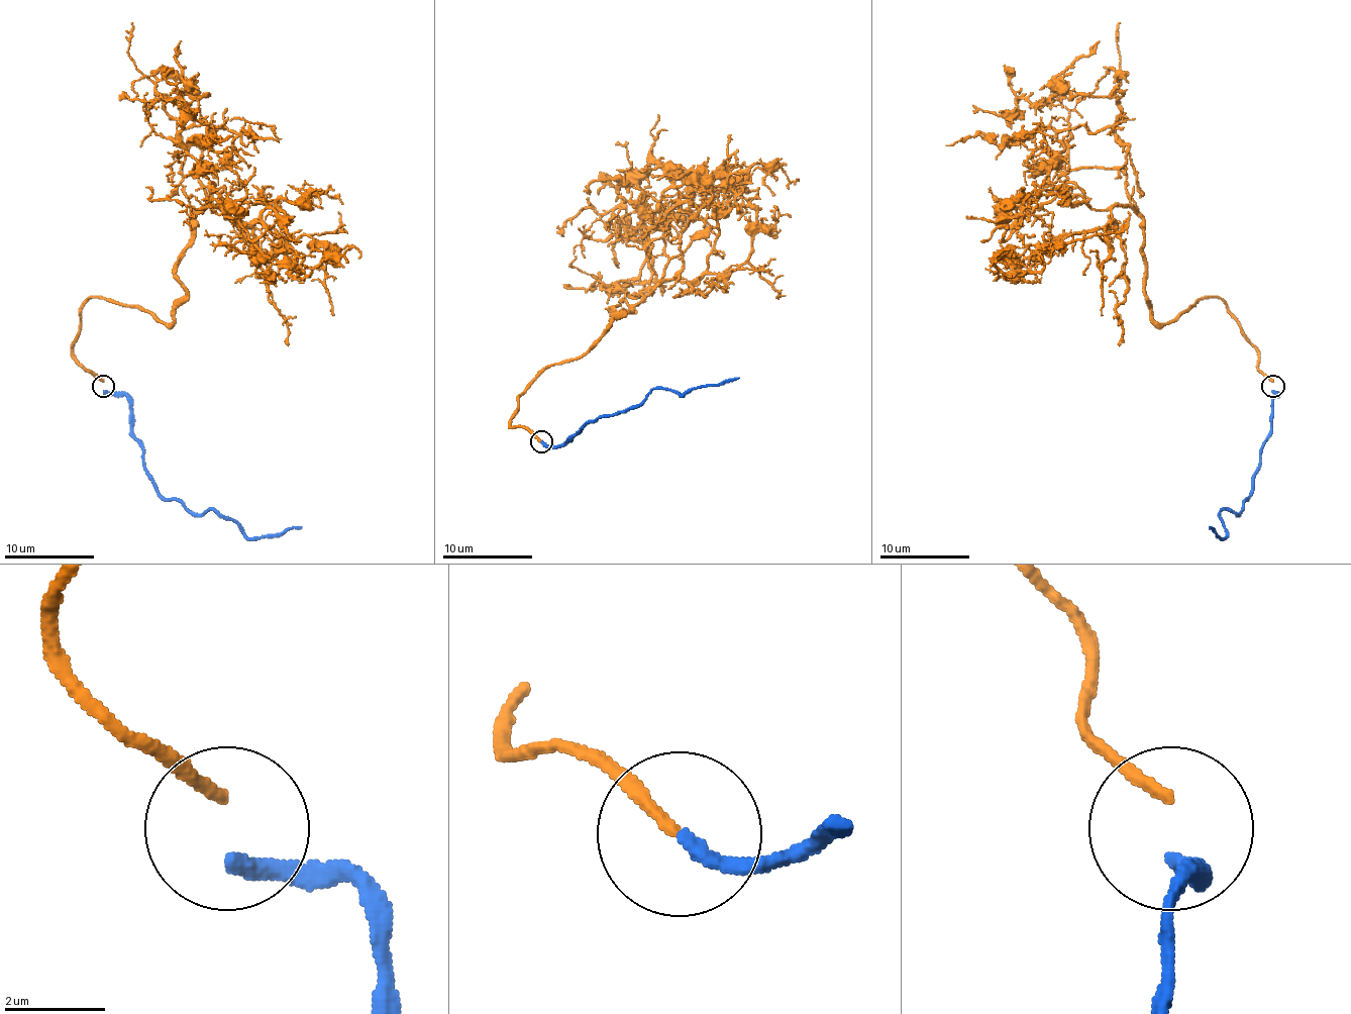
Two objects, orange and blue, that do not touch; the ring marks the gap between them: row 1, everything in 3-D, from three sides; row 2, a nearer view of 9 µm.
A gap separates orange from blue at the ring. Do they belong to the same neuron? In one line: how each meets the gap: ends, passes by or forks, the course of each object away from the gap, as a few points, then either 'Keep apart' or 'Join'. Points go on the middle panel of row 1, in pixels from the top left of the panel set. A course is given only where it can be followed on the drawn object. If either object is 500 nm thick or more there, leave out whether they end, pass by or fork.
At the ring orange ends. At the ring blue ends. Course of orange: (541, 441), (510, 425), (517, 398), (649, 284), (638, 227), (585, 234), (620, 203), (631, 163), (616, 141). Course of blue: (541, 441), (548, 445), (561, 445), (587, 423), (638, 405), (654, 389), (688, 392), (739, 378). Join

